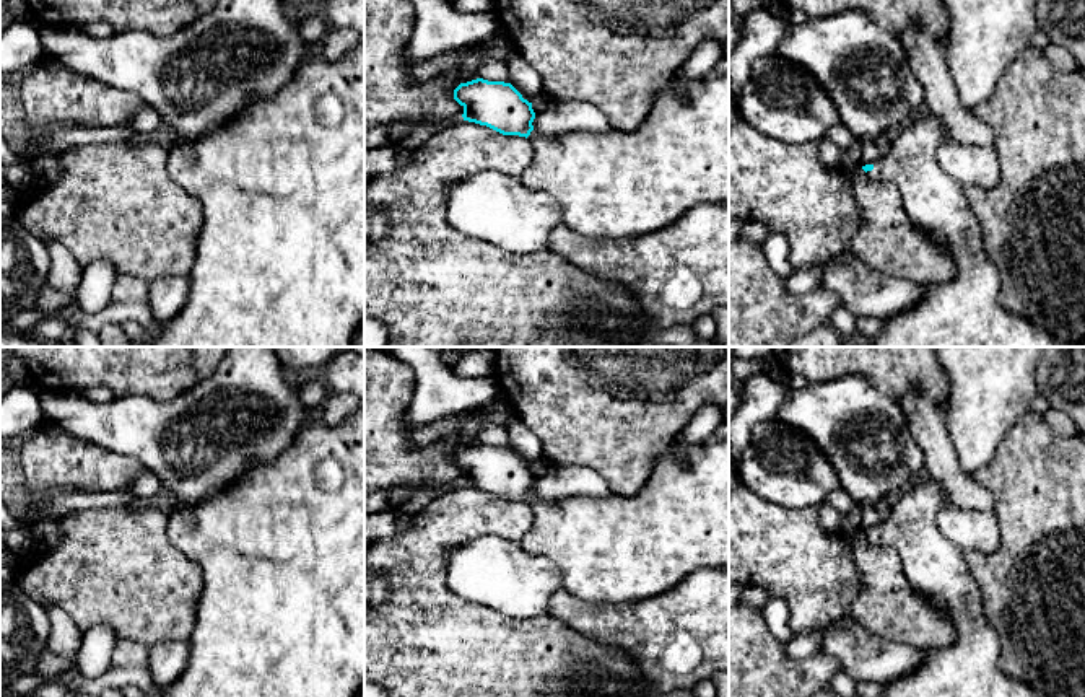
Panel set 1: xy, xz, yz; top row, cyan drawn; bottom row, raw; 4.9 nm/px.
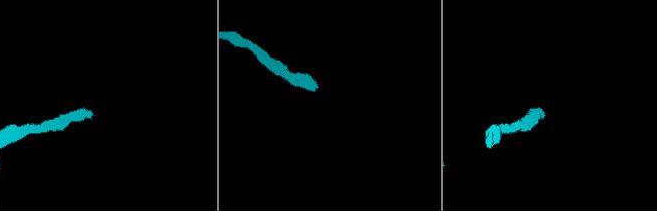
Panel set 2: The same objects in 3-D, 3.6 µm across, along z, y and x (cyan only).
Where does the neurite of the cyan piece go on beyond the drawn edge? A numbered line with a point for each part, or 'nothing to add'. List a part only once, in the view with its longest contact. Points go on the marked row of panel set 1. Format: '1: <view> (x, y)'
1: yz (967, 311)

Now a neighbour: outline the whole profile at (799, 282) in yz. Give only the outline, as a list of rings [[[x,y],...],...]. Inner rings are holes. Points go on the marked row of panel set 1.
[[[813,265],[810,269],[792,270],[784,278],[784,287],[794,295],[807,295],[820,288],[825,274],[825,265]]]

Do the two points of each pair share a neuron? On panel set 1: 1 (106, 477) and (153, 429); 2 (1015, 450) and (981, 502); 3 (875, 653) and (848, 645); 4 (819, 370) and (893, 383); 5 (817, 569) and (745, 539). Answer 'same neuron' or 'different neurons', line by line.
1: different neurons
2: different neurons
3: same neuron
4: same neuron
5: same neuron

